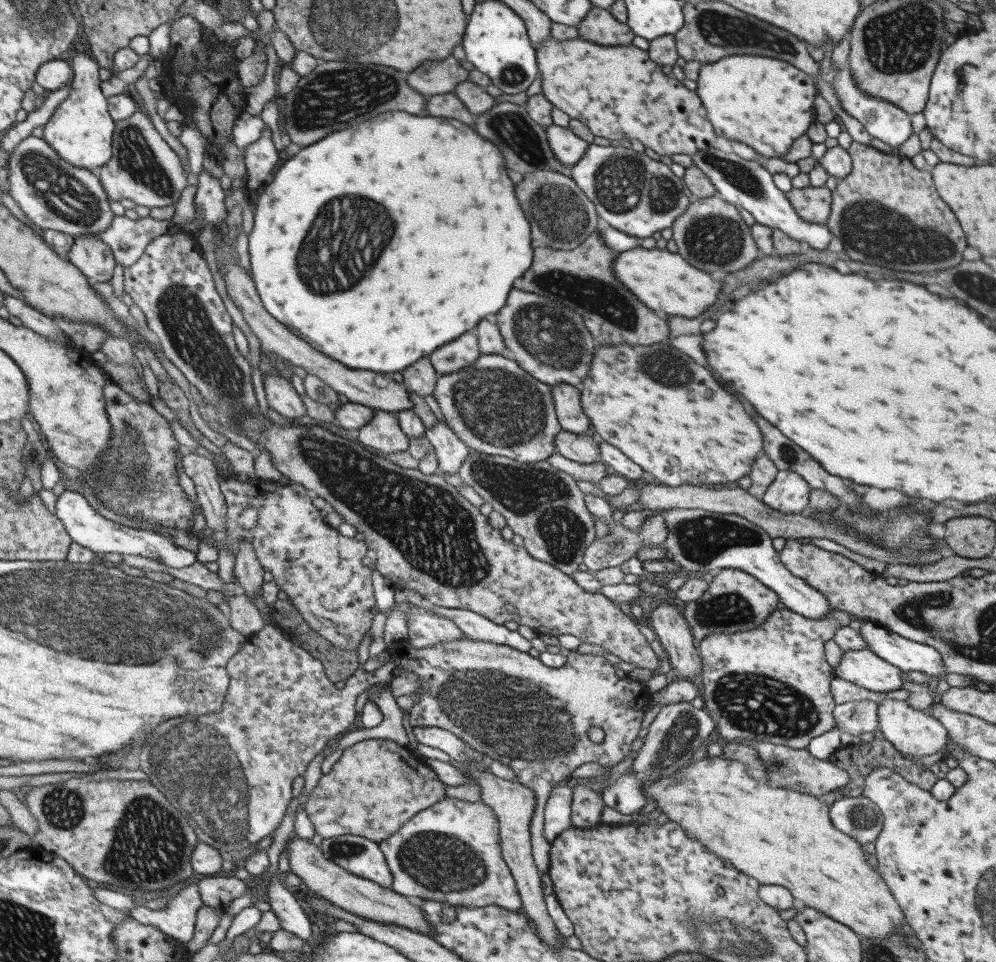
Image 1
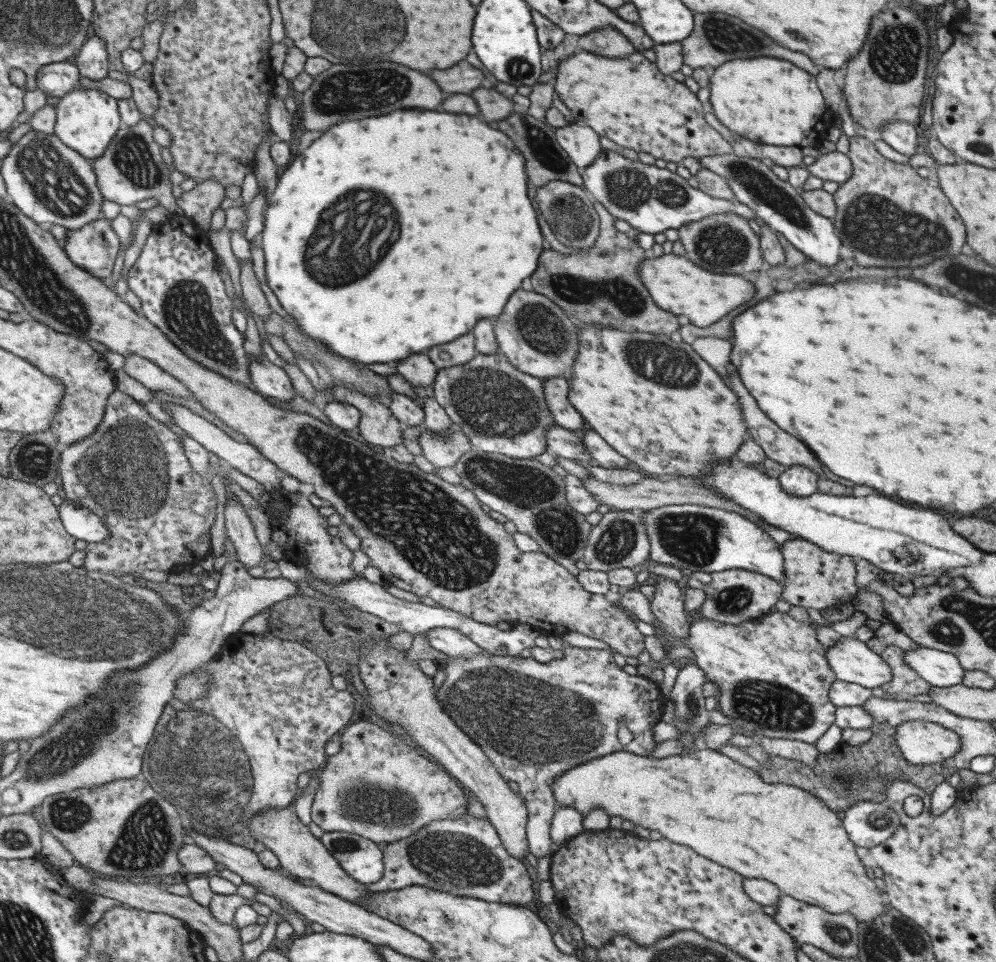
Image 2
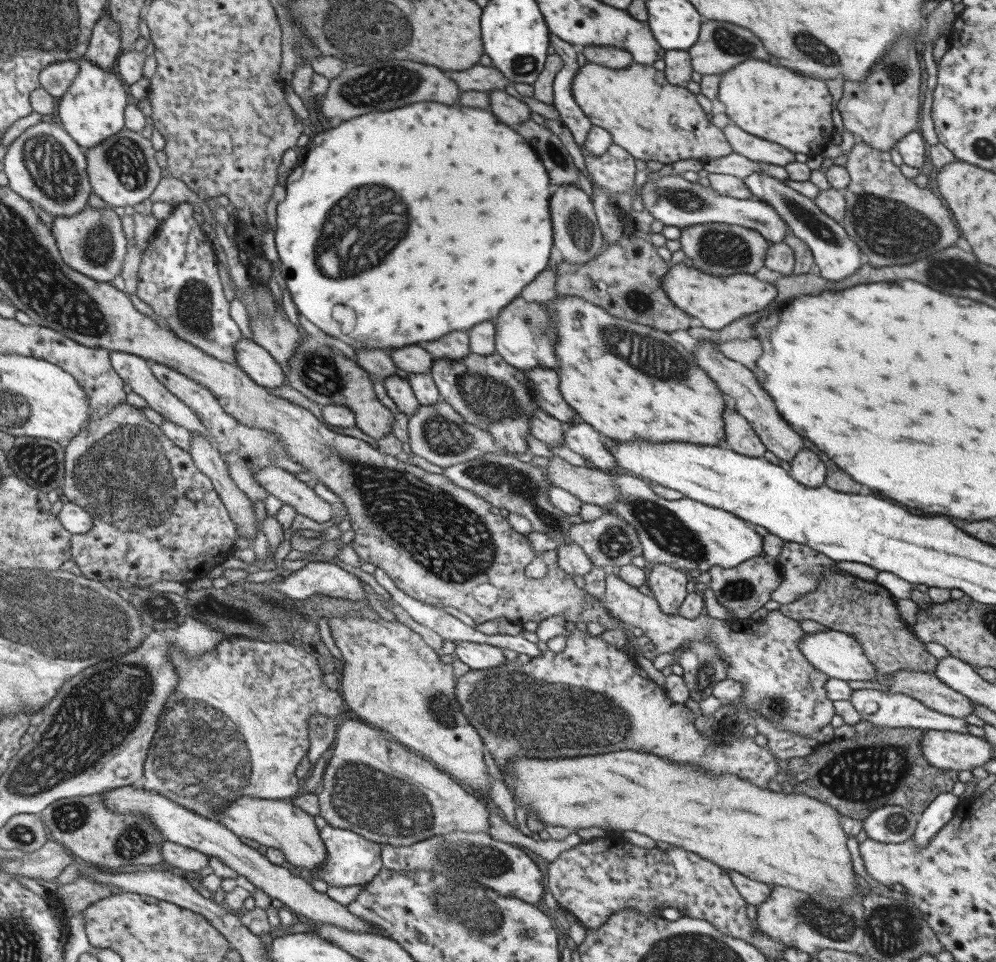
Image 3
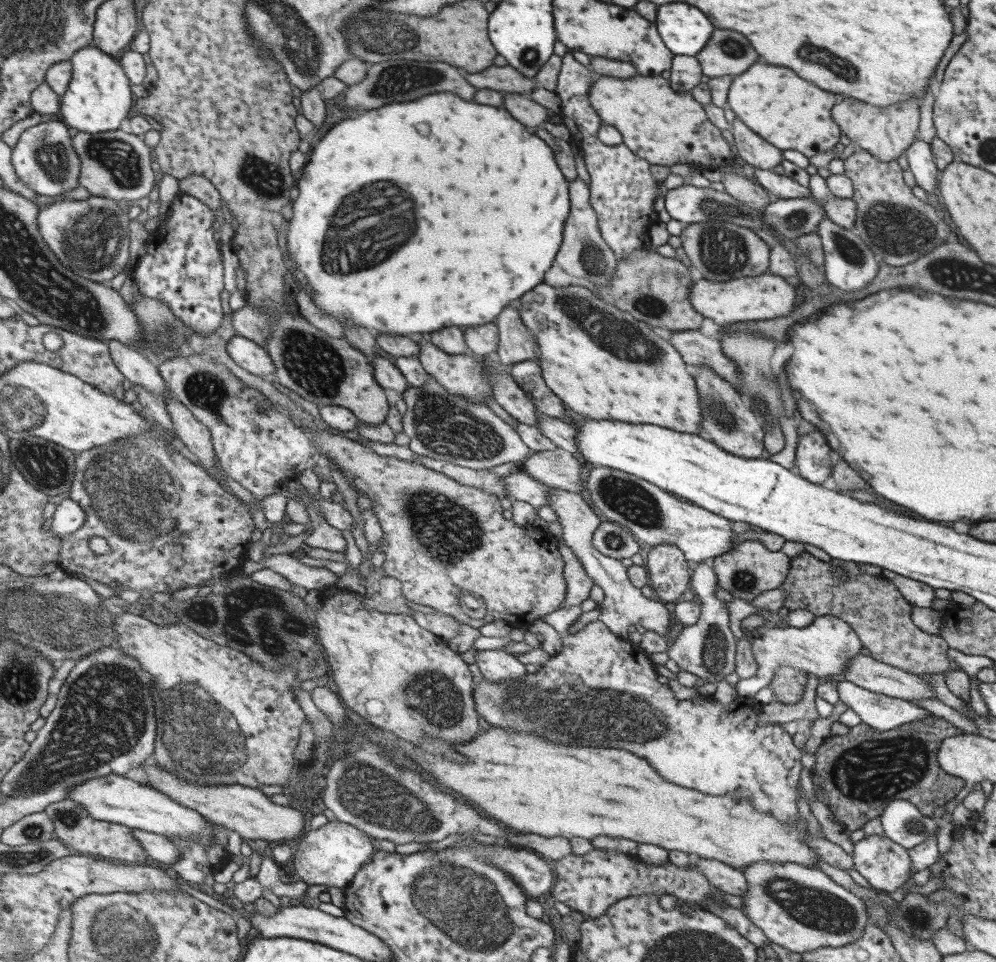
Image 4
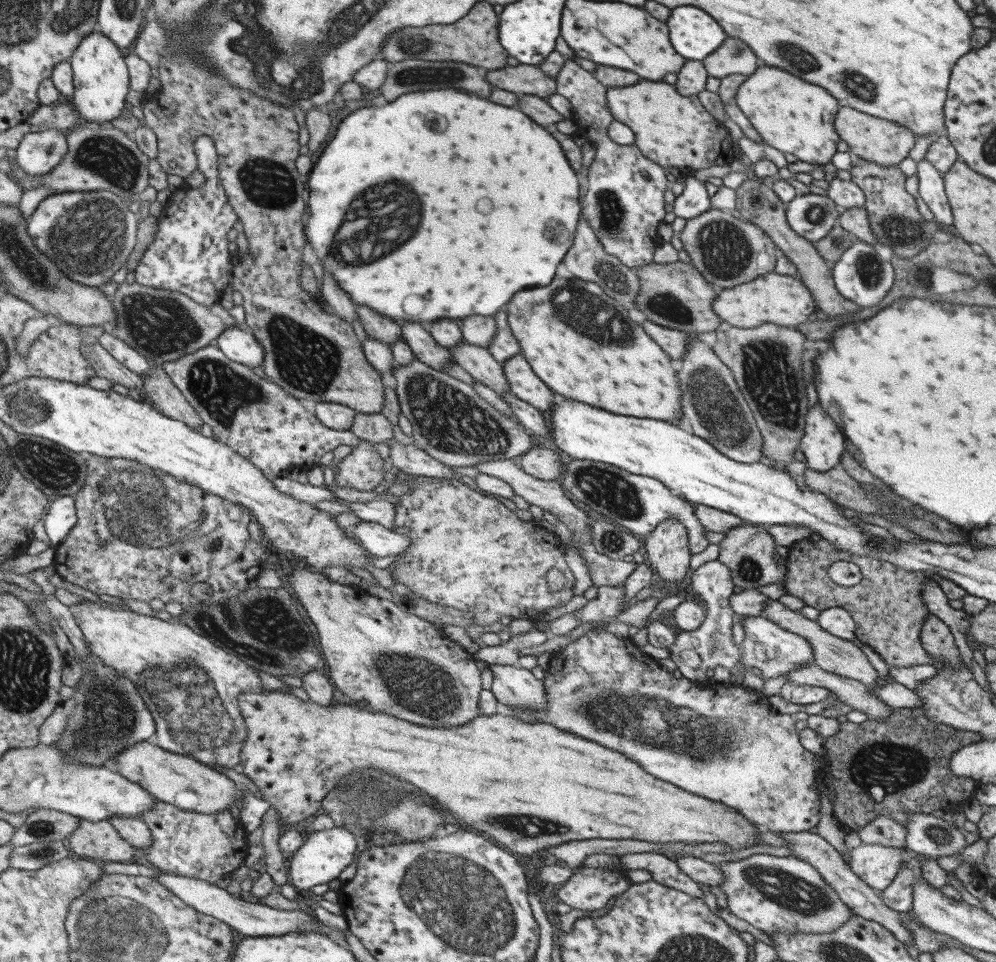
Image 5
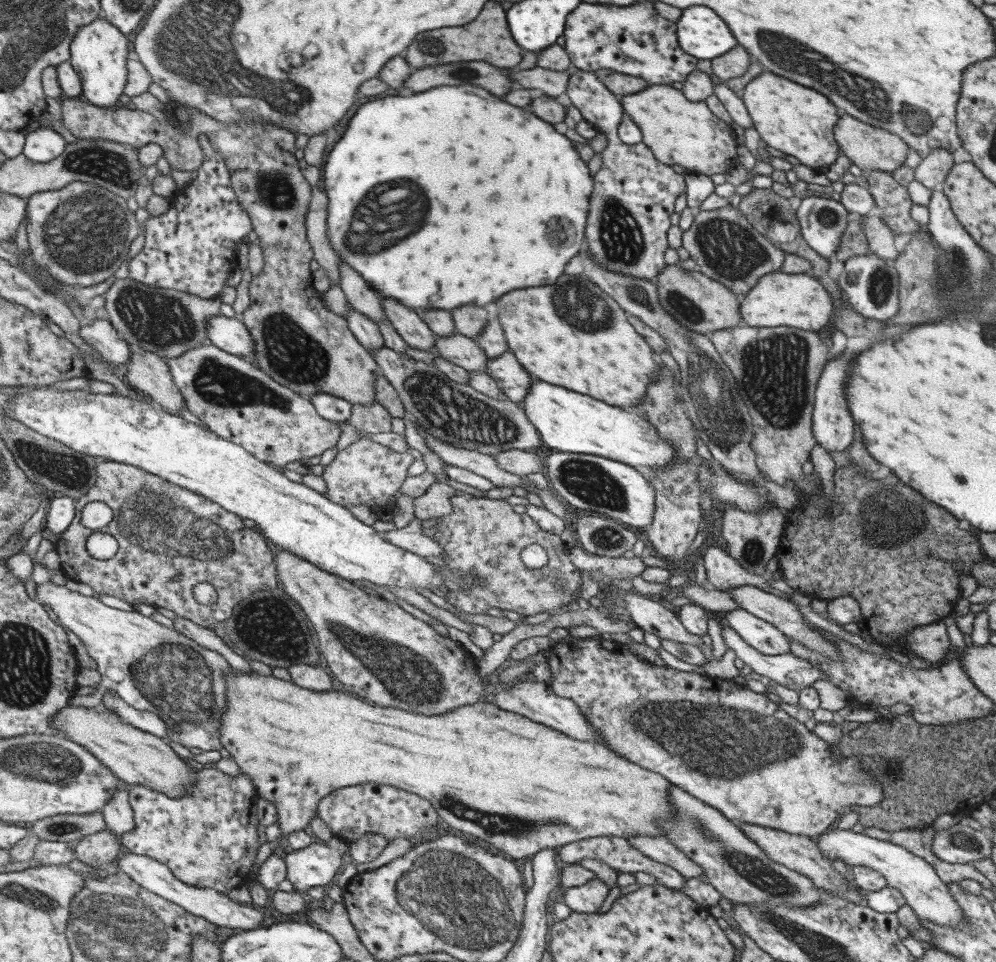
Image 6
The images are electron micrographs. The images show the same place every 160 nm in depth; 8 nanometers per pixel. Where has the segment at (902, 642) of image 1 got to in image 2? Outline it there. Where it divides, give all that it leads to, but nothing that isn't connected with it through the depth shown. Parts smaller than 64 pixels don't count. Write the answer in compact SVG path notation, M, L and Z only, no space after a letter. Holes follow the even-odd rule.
M920 646L915 650L904 650L903 660L919 678L937 688L960 684L963 676L960 662L948 652Z

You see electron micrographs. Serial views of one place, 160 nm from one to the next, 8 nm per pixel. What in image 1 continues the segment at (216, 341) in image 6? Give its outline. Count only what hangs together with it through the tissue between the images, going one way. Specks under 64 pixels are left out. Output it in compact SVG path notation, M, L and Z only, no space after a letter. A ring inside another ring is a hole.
M271 373L263 378L263 384L269 406L282 416L294 420L308 414L306 403L288 378Z

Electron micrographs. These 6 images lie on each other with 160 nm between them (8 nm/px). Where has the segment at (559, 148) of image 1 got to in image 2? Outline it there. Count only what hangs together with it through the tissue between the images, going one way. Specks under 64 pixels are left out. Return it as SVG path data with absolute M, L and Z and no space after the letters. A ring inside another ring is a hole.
M575 122L555 127L554 135L559 146L579 170L589 166L603 151L599 145L600 136L587 125Z

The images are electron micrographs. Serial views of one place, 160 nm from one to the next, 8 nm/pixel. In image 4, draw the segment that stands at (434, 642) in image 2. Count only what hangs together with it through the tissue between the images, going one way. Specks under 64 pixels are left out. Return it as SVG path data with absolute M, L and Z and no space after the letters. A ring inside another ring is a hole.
M477 650L475 662L484 680L501 683L503 680L519 680L525 677L525 665L505 650Z

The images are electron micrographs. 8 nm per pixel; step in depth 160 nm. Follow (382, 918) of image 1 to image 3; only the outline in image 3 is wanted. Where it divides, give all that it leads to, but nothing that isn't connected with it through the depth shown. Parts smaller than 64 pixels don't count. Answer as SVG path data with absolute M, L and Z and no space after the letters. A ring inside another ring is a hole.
M243 795L235 799L235 802L229 803L227 810L219 816L219 823L239 836L255 840L267 848L282 850L289 863L306 868L309 872L319 868L328 857L321 829L317 828L311 814L283 799L264 799Z

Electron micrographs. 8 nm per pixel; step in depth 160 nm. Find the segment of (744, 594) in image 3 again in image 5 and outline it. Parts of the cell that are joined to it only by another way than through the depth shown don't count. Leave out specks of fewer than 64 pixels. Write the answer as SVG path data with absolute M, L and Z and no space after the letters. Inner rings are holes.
M741 523L739 526L725 531L725 535L718 542L718 557L716 559L729 569L734 586L738 586L742 590L755 589L757 586L773 584L777 581L783 582L786 571L785 558L781 565L778 561L775 563L773 559L774 544L774 538L763 526Z

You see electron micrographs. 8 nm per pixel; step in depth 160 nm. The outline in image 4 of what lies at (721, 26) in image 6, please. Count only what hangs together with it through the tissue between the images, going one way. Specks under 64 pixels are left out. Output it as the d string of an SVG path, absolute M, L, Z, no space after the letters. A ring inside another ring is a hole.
M683 2L659 6L654 23L664 45L674 55L694 56L710 40L713 32L707 16Z

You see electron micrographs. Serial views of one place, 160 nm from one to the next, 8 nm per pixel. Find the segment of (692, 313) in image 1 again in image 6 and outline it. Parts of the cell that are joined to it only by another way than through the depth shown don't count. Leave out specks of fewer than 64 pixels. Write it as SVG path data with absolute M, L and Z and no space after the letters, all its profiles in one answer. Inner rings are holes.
M776 271L759 278L750 292L739 297L738 307L747 327L789 326L789 328L819 332L821 329L829 328L834 300L811 274L784 274Z

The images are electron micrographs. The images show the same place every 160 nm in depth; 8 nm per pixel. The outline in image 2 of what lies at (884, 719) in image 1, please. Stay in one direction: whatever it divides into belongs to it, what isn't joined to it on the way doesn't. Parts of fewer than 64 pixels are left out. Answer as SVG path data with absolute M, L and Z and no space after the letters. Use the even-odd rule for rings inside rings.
M913 720L893 728L897 750L904 760L914 765L927 767L933 762L944 765L961 749L956 734L943 726Z

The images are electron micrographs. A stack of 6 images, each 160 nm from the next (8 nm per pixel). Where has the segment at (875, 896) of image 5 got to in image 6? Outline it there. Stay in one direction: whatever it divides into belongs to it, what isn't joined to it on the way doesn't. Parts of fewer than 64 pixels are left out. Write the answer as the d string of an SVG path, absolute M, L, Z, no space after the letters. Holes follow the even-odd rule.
M747 823L741 824L740 830L765 853L767 858L770 858L777 864L786 866L789 870L794 870L806 876L821 891L834 894L855 904L859 900L862 901L863 897L863 901L865 901L865 892L861 888L859 888L860 891L856 891L854 886L851 886L842 875L833 869L831 860L820 853L812 837L789 834L782 830L773 830L772 828Z

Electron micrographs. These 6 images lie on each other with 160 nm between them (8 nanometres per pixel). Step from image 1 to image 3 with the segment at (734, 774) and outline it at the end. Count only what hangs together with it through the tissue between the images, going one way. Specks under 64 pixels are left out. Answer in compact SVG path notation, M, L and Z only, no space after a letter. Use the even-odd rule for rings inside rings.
M617 750L611 754L595 754L595 756L577 756L577 758L551 758L551 760L539 760L539 758L523 758L523 756L513 756L507 762L507 768L501 768L500 774L502 780L509 788L512 799L517 804L520 804L525 811L533 813L543 825L547 826L564 826L567 830L575 832L577 828L603 828L603 830L633 830L639 834L649 836L651 840L657 842L667 842L671 846L683 848L707 859L717 866L725 870L734 870L751 880L757 882L764 882L769 885L779 885L792 888L796 891L801 891L807 894L819 893L820 895L829 895L836 899L855 899L867 894L853 878L853 869L851 869L851 859L849 851L845 848L846 835L840 826L839 814L827 804L823 804L810 796L805 794L781 793L771 791L767 788L757 788L748 780L739 780L738 776L724 772L713 780L713 776L706 774L704 770L700 770L700 766L696 766L696 762L684 762L684 764L677 764L671 762L666 758L659 758L654 754L641 753L633 750Z

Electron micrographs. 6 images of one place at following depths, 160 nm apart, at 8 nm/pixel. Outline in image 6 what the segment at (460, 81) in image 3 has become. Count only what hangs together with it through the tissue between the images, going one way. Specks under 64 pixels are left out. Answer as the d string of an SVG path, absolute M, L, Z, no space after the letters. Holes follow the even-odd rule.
M537 66L531 69L519 70L519 72L509 72L511 78L515 76L515 82L521 89L541 90L550 97L559 96L566 91L569 75L577 68L570 66L567 70L556 71Z

